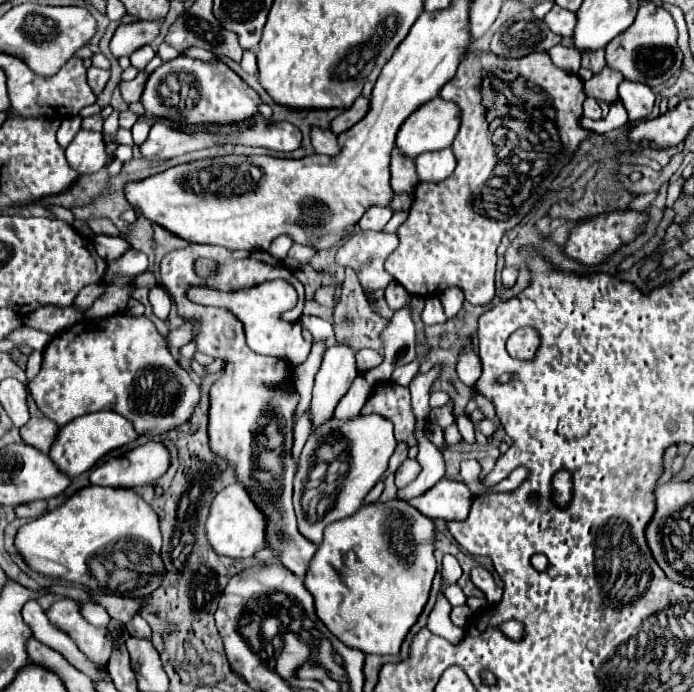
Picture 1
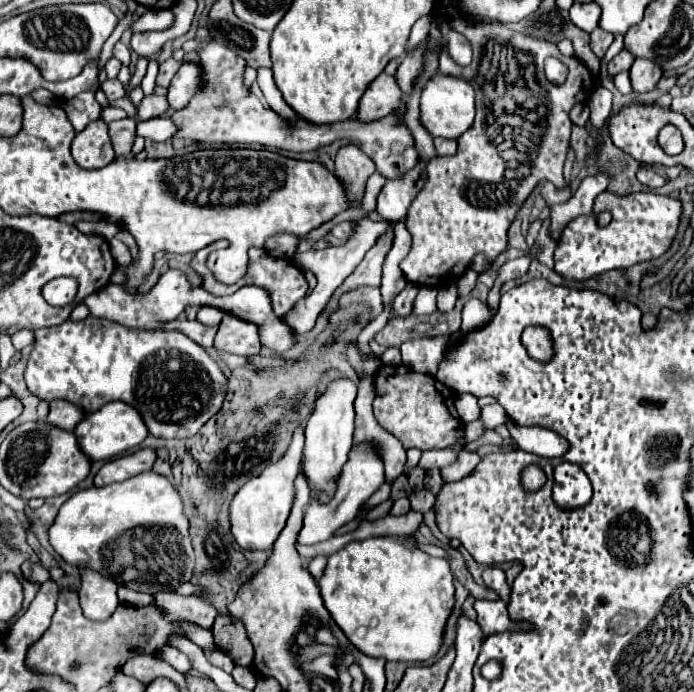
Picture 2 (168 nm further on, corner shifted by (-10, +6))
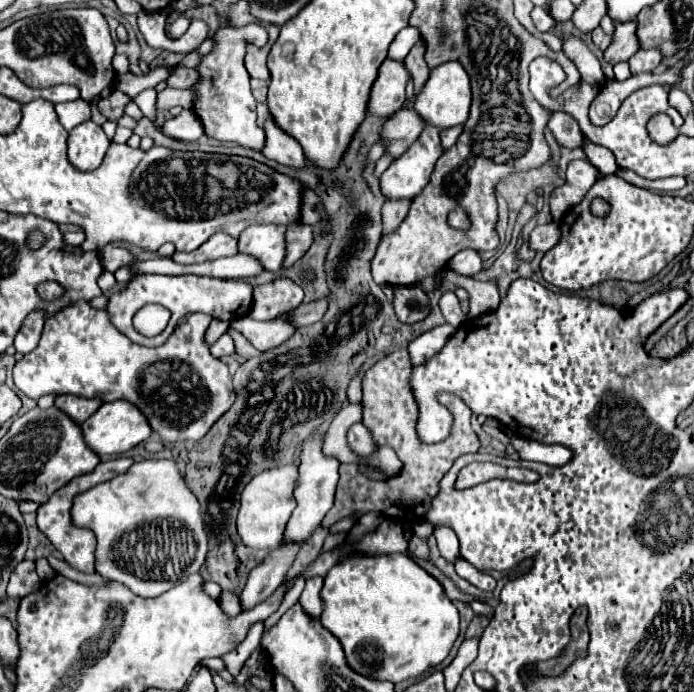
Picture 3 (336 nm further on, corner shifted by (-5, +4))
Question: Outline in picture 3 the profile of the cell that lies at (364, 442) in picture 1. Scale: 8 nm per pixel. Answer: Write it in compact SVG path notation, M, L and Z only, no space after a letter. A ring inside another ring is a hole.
M283 544L265 556L265 560L249 574L249 580L239 596L243 612L247 608L257 606L275 592L275 588L285 580L283 576L287 574L287 568L293 564L297 552L299 546Z

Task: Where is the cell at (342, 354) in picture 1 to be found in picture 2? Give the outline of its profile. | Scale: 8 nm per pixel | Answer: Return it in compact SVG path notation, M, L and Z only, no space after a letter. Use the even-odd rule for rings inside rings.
M340 376L332 380L326 390L318 396L314 414L306 424L306 446L302 468L308 476L308 484L312 494L320 494L322 500L328 500L334 492L334 480L340 474L350 446L352 446L352 432L354 432L354 398L356 398L356 384L348 376Z

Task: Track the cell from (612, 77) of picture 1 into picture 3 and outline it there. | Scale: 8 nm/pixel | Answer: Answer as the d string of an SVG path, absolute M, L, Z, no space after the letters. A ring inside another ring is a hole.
M629 20L625 24L615 22L615 34L611 46L605 50L605 62L609 62L611 66L627 62L641 48L635 32L637 32L637 20Z

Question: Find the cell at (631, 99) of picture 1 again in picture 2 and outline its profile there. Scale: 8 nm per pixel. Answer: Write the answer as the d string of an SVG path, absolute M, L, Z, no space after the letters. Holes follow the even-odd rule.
M636 58L632 68L630 68L630 80L632 80L632 88L638 94L646 94L658 88L658 82L662 78L662 70L658 68L658 64L646 60L646 58Z

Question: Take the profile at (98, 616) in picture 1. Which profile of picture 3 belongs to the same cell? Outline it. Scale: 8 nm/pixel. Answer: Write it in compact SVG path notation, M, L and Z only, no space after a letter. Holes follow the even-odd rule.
M123 456L123 458L115 458L115 460L107 460L107 462L101 462L93 472L89 474L81 474L77 478L73 478L69 484L65 484L63 488L59 488L51 500L47 500L45 504L39 506L37 510L37 526L39 530L47 536L47 540L53 544L55 550L59 550L63 554L63 558L67 560L67 564L71 564L73 568L81 570L81 572L95 572L95 534L91 530L85 530L85 528L77 528L71 520L71 508L73 506L73 498L79 494L79 492L85 492L89 488L93 488L95 484L99 482L105 482L105 480L111 480L113 476L121 474L121 472L127 472L127 468L133 464L131 458Z

